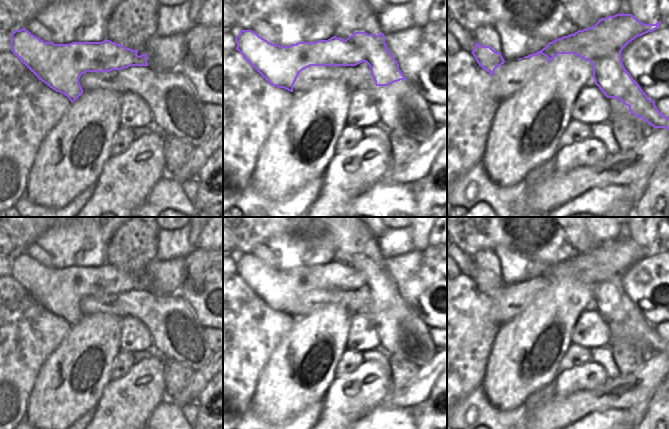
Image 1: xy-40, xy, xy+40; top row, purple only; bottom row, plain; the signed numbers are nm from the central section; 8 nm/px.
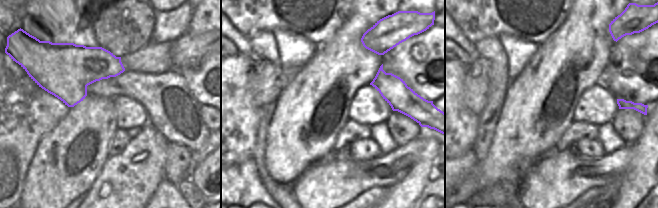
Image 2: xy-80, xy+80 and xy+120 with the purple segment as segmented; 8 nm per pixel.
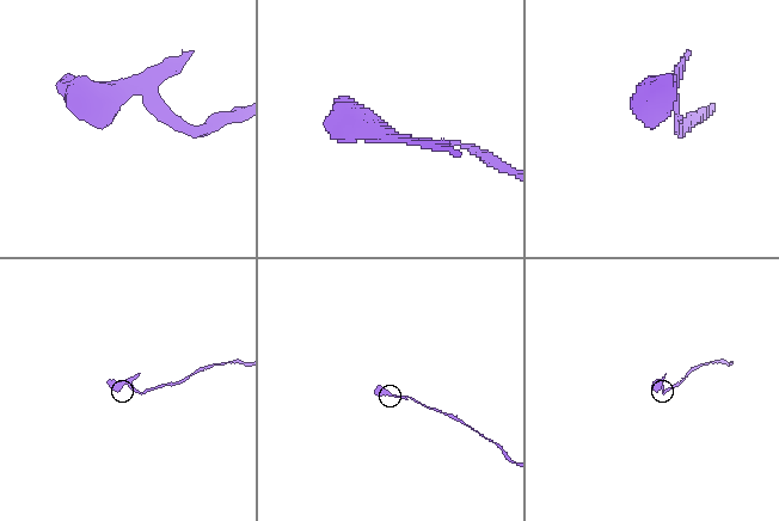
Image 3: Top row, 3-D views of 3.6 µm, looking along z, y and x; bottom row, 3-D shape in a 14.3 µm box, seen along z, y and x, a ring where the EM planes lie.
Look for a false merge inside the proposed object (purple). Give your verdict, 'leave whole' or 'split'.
split

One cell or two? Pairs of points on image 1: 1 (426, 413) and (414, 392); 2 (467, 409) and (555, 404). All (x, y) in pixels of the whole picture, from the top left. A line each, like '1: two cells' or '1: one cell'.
1: two cells
2: two cells

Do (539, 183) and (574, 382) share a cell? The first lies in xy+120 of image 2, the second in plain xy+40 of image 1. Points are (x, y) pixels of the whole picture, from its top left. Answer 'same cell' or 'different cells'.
different cells

